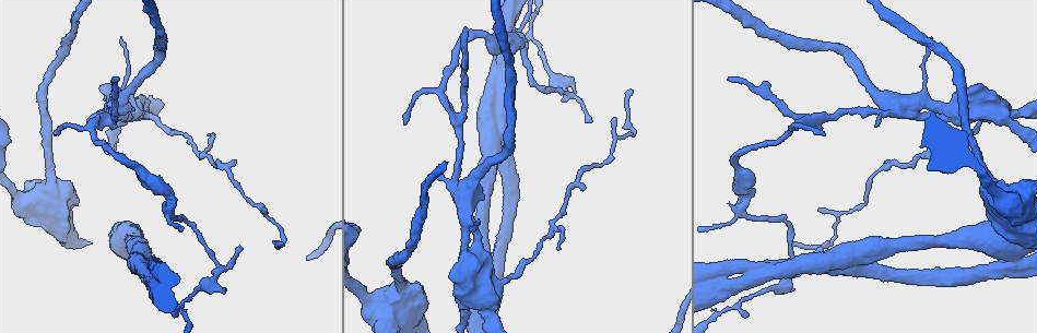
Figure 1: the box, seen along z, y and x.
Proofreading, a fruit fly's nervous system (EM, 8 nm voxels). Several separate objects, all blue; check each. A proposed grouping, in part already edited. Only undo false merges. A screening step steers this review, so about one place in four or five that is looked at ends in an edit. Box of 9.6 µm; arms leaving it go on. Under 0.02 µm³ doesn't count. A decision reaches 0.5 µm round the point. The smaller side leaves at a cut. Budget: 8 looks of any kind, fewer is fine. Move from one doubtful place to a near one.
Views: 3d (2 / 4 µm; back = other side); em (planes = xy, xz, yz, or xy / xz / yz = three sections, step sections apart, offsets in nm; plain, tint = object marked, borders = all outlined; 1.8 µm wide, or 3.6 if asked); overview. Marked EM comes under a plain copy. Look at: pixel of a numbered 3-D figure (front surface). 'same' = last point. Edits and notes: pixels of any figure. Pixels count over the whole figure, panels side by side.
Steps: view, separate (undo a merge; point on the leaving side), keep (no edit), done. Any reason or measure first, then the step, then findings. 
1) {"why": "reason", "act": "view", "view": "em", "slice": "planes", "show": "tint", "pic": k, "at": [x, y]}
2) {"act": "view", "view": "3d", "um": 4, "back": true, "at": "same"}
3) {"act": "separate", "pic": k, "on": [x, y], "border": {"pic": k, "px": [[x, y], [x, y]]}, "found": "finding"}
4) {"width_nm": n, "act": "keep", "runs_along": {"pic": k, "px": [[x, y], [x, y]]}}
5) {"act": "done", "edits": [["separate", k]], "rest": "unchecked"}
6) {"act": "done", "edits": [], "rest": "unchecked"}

{"act": "view", "view": "3d", "um": 4, "back": true, "pic": 1, "at": [744, 207]}

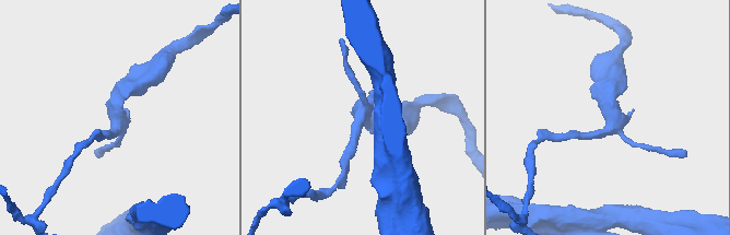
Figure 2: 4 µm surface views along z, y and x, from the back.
{"why": "now the EM", "act": "view", "view": "em", "slice": "planes", "show": "tint", "pic": 2, "at": [361, 112]}

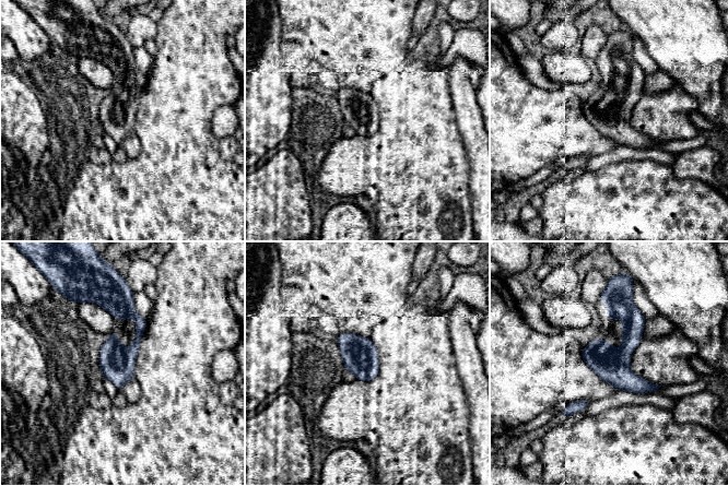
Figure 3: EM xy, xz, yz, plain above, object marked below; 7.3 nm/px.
{"width_nm": 260, "act": "keep", "found": "one cell here"}

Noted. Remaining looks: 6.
{"why": "a fork", "act": "view", "view": "em", "slice": "xy", "step": 8, "show": "tint", "pic": 1, "at": [762, 276]}

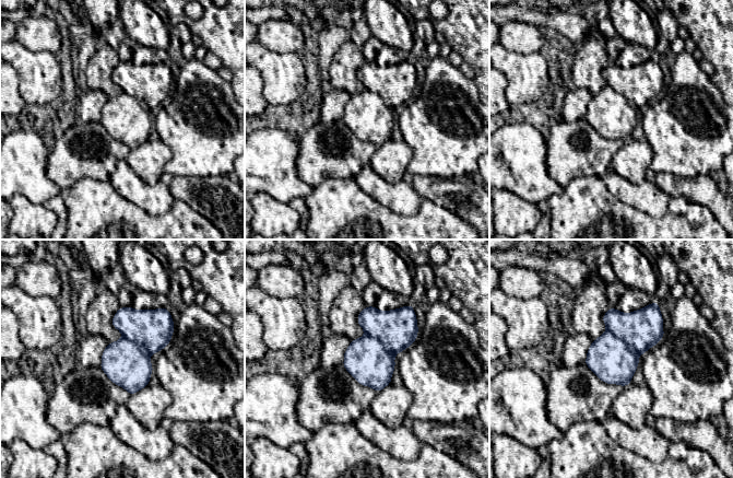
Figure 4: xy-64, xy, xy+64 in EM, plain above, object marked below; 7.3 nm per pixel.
{"why": "another direction", "act": "view", "view": "em", "slice": "planes", "show": "tint", "at": "same"}

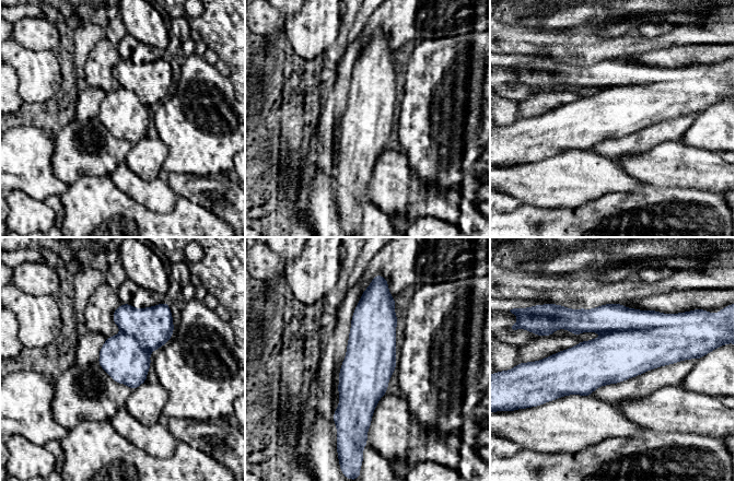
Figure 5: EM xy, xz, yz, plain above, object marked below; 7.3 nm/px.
{"act": "separate", "pic": 5, "on": [621, 355], "border": {"pic": 5, "px": [[679, 323], [607, 333]]}, "found": "two cells meet here"}

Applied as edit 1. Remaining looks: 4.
{"why": "sudden change in width", "act": "view", "view": "3d", "um": 4, "pic": 1, "at": [955, 115]}

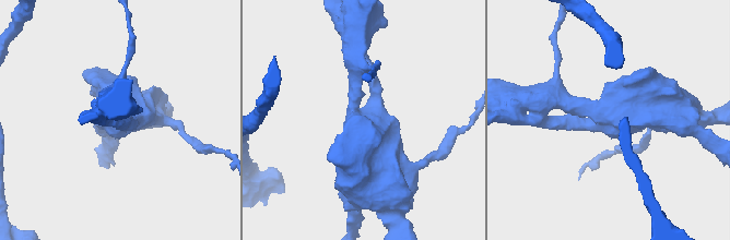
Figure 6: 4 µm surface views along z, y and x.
{"act": "view", "view": "em", "um": 3.6, "slice": "planes", "show": "tint", "pic": 6, "at": [608, 120]}

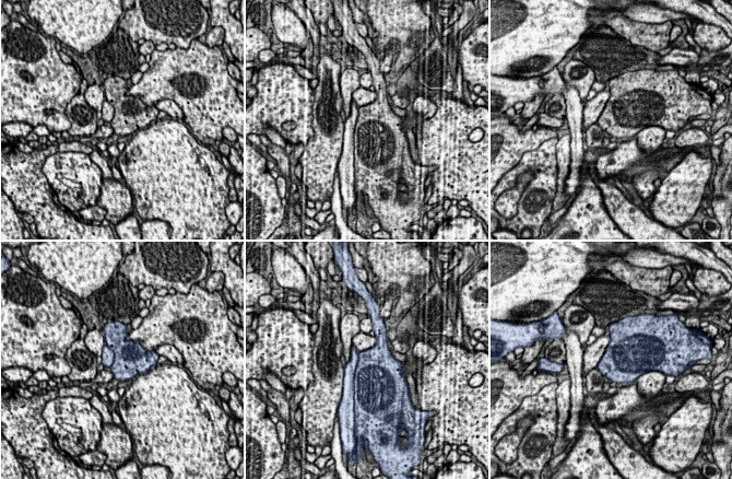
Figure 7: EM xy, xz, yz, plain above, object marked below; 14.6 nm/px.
{"act": "separate", "pic": 7, "on": [350, 367], "border": {"pic": 7, "px": [[358, 352], [353, 383], [353, 398]]}, "found": "two cells meet here"}

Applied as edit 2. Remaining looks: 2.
{"act": "done", "edits": [["separate", 5], ["separate", 7]], "rest": "unchecked"}

